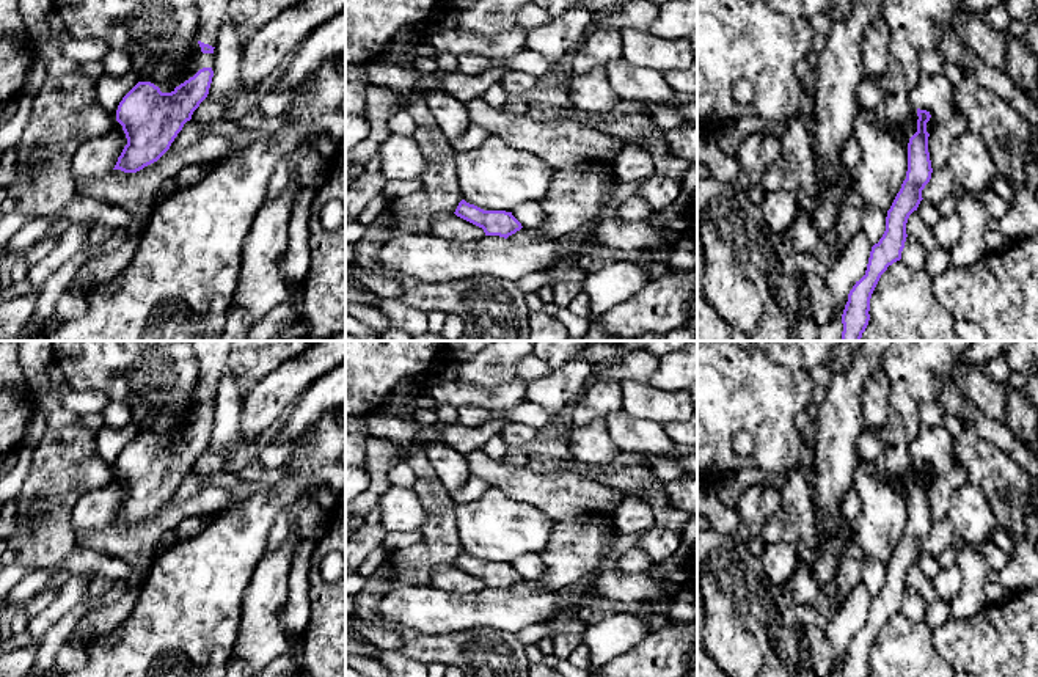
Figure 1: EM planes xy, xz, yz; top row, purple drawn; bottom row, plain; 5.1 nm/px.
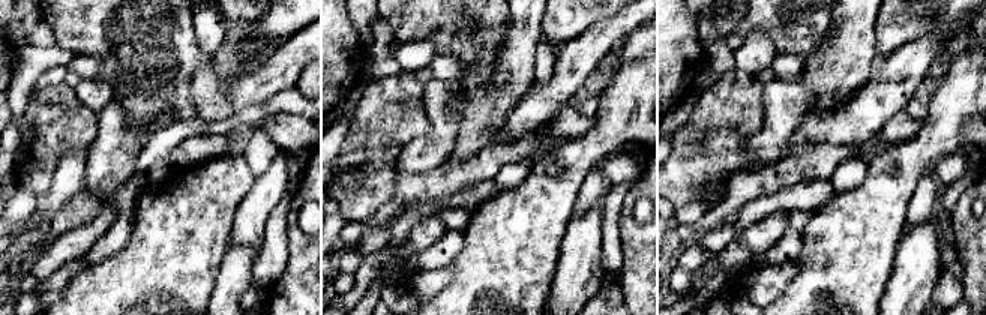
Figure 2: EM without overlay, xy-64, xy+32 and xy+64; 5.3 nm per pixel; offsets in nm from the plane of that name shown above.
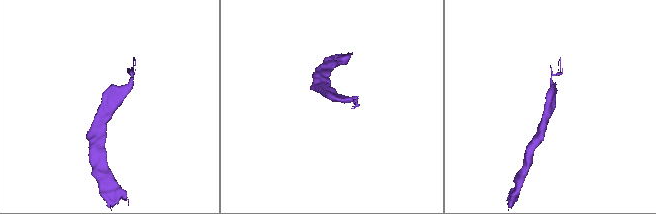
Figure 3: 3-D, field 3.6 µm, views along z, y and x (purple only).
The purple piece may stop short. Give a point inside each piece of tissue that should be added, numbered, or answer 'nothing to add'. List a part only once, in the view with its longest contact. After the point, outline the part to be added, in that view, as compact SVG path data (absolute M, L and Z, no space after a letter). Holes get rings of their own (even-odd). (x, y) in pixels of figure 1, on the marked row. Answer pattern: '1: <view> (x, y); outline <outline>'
1: xy (203, 60); outline M201 52L198 57L195 57L195 60L192 63L190 77L193 77L203 68L212 68L214 69L214 53L203 53Z

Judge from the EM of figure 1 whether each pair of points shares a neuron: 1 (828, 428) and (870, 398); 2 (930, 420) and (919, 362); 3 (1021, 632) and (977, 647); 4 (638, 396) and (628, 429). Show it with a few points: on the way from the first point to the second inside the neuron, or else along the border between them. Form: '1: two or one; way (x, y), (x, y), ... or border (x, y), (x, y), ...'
1: two; border (877, 369), (864, 382), (862, 428)
2: two; border (935, 399), (927, 399), (921, 406), (921, 424)
3: one; way (1010, 643), (988, 644)
4: two; border (622, 409), (635, 418), (654, 420), (663, 426)

